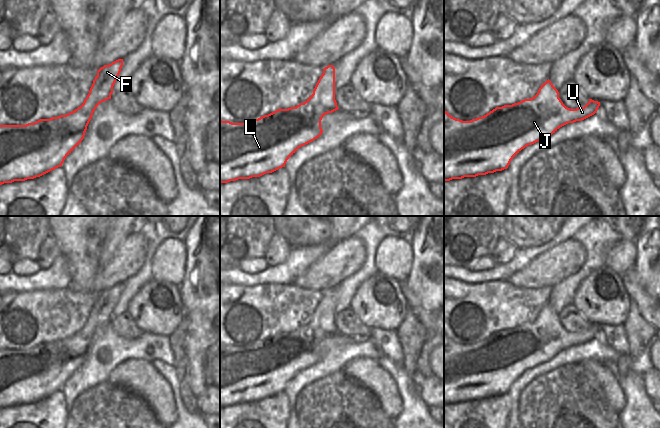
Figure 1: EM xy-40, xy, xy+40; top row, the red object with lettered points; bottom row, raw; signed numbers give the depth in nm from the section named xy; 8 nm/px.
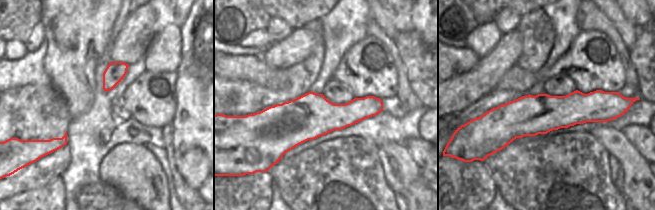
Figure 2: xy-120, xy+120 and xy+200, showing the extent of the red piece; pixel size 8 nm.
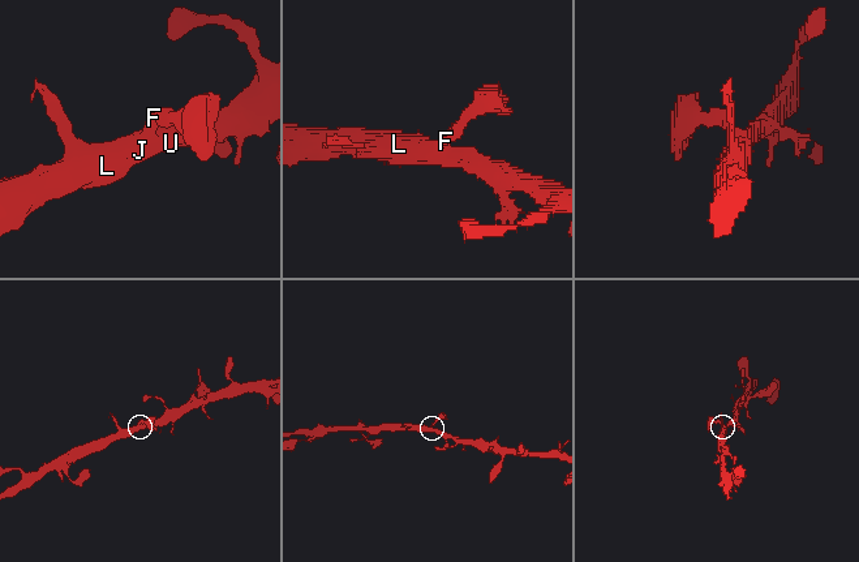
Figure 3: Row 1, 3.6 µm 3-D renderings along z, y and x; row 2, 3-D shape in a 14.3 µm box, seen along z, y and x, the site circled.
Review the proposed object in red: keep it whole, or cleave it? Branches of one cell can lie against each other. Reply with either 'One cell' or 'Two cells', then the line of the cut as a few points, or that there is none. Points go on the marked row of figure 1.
One cell. No split

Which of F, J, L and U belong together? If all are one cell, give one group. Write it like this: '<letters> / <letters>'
F J L U

